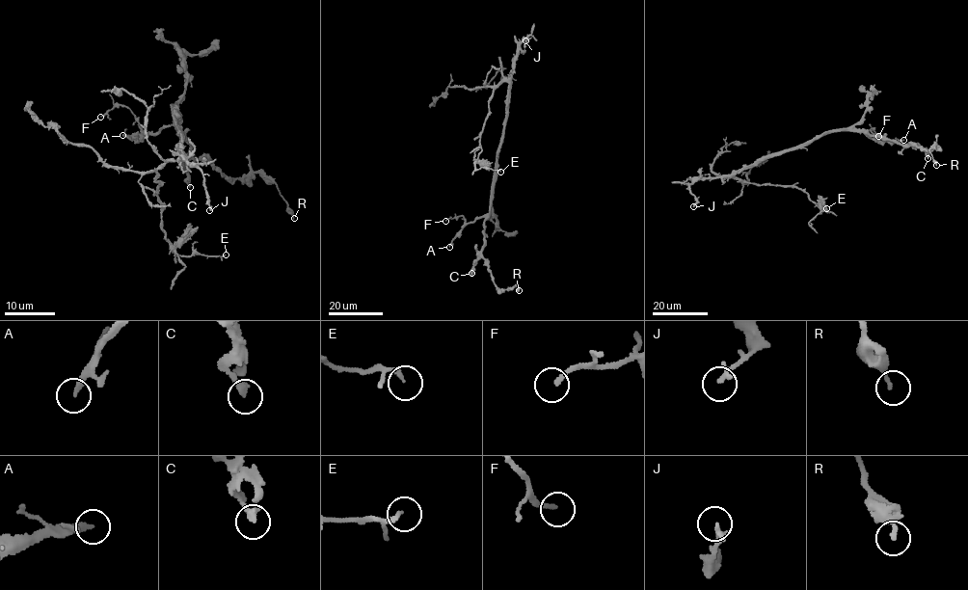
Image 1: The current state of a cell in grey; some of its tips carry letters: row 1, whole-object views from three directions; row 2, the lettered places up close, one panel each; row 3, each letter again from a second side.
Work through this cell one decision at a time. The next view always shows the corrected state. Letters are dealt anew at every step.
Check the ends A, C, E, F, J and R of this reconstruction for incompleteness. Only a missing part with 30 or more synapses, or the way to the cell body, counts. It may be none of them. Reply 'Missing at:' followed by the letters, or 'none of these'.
Missing at: none of these

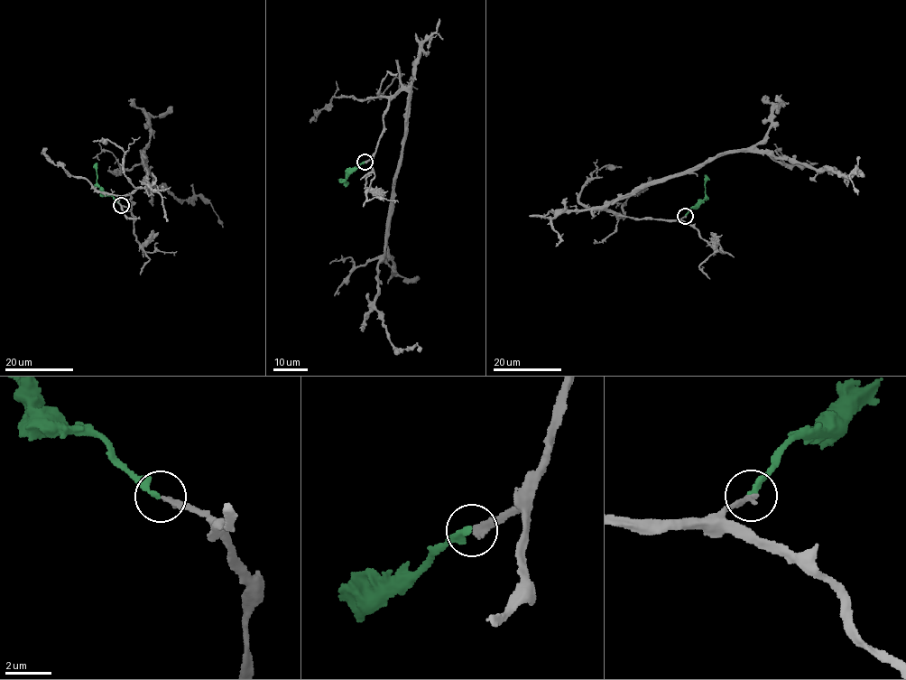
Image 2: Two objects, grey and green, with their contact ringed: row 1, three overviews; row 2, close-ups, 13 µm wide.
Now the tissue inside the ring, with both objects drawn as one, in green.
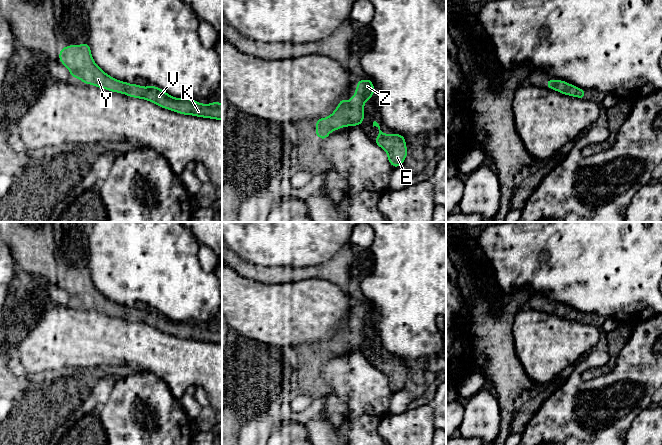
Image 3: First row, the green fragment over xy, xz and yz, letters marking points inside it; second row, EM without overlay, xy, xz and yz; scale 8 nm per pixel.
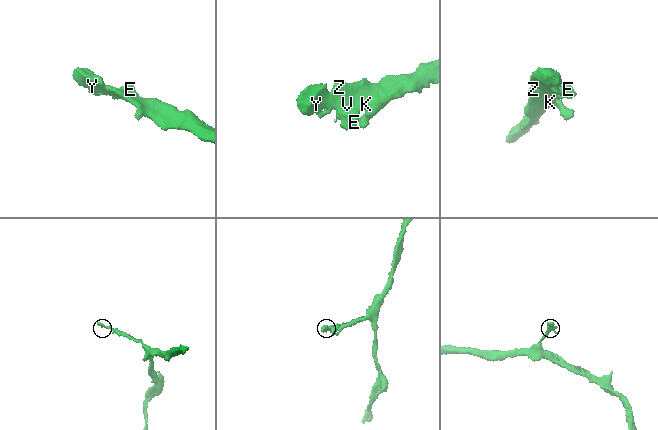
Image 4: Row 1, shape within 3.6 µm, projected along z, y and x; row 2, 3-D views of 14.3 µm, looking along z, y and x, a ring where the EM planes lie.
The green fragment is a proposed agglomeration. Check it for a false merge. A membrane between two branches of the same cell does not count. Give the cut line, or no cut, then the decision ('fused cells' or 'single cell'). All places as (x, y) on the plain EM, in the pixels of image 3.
cut none; single cell

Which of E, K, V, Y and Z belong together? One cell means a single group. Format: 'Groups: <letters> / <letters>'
Groups: E K V Y Z

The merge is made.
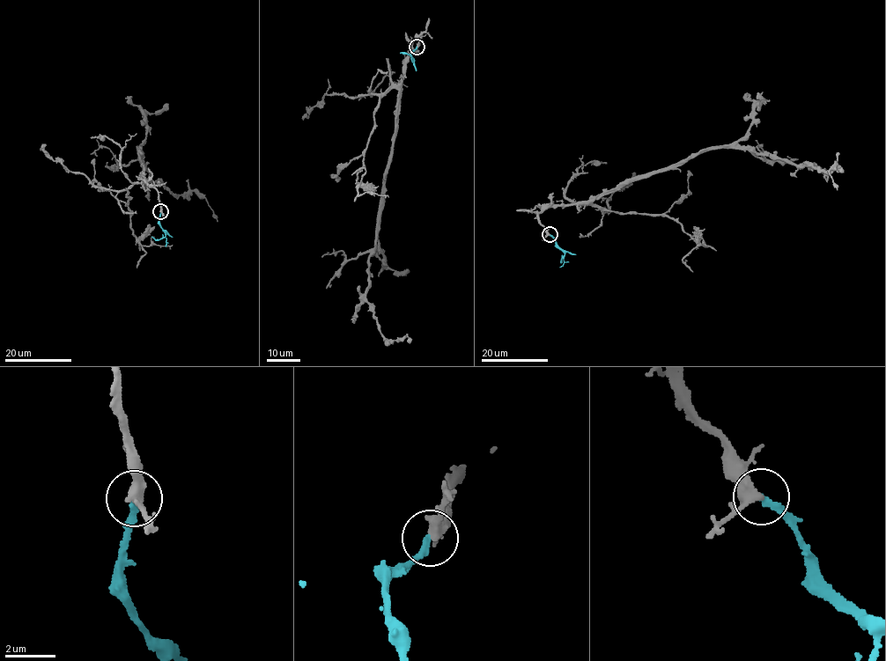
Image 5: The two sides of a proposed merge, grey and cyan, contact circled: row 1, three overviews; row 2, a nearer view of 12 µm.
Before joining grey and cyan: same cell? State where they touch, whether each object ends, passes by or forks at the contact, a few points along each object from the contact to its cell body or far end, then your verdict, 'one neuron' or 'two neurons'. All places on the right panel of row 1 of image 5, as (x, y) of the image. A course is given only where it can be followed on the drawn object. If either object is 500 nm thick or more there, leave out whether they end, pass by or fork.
at (550, 234); grey passes by; cyan ends there; grey runs (550, 234), (538, 214), (548, 208), (711, 150), (749, 148), (821, 170), (835, 163), (837, 189); cyan runs (550, 234), (564, 253), (562, 261), (561, 259); one neuron

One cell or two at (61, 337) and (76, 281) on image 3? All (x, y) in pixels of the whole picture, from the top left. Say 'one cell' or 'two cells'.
two cells

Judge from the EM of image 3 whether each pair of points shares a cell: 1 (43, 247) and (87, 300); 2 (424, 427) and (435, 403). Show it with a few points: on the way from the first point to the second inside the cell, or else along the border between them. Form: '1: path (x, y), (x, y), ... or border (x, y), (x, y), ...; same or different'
1: path (43, 261), (58, 276), (65, 278), (73, 286); same
2: border (427, 404), (432, 410), (432, 423), (435, 429); different

